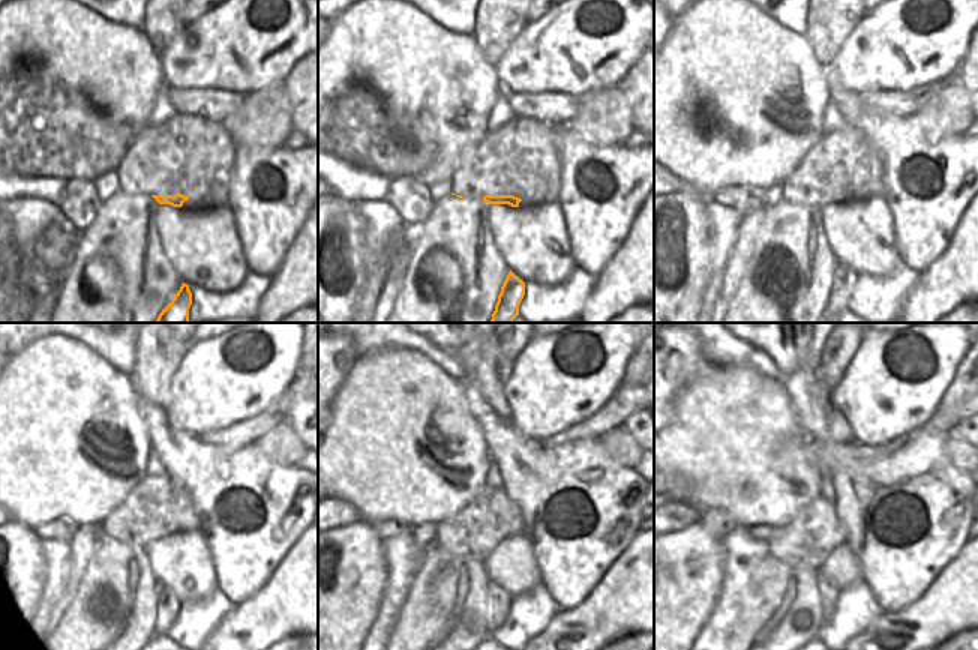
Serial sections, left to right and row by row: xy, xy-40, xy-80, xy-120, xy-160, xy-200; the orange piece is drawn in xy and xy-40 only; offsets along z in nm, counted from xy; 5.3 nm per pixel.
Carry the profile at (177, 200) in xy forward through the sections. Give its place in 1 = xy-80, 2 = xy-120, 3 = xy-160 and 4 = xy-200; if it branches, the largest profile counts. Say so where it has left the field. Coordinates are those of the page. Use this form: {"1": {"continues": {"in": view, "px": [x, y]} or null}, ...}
{"1": {"continues": {"in": "xy-80", "px": [837, 197]}}, "2": {"continues": {"in": "xy-120", "px": [120, 535]}}, "3": {"continues": {"in": "xy-160", "px": [476, 536]}}, "4": {"continues": {"in": "xy-200", "px": [810, 541]}}}

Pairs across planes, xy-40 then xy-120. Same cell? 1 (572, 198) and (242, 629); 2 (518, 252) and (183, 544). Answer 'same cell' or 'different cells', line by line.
1: different cells
2: same cell

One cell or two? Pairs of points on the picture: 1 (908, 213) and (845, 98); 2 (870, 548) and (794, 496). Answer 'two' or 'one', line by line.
1: one
2: two

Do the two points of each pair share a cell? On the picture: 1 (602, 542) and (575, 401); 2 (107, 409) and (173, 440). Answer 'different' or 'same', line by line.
1: different
2: different

